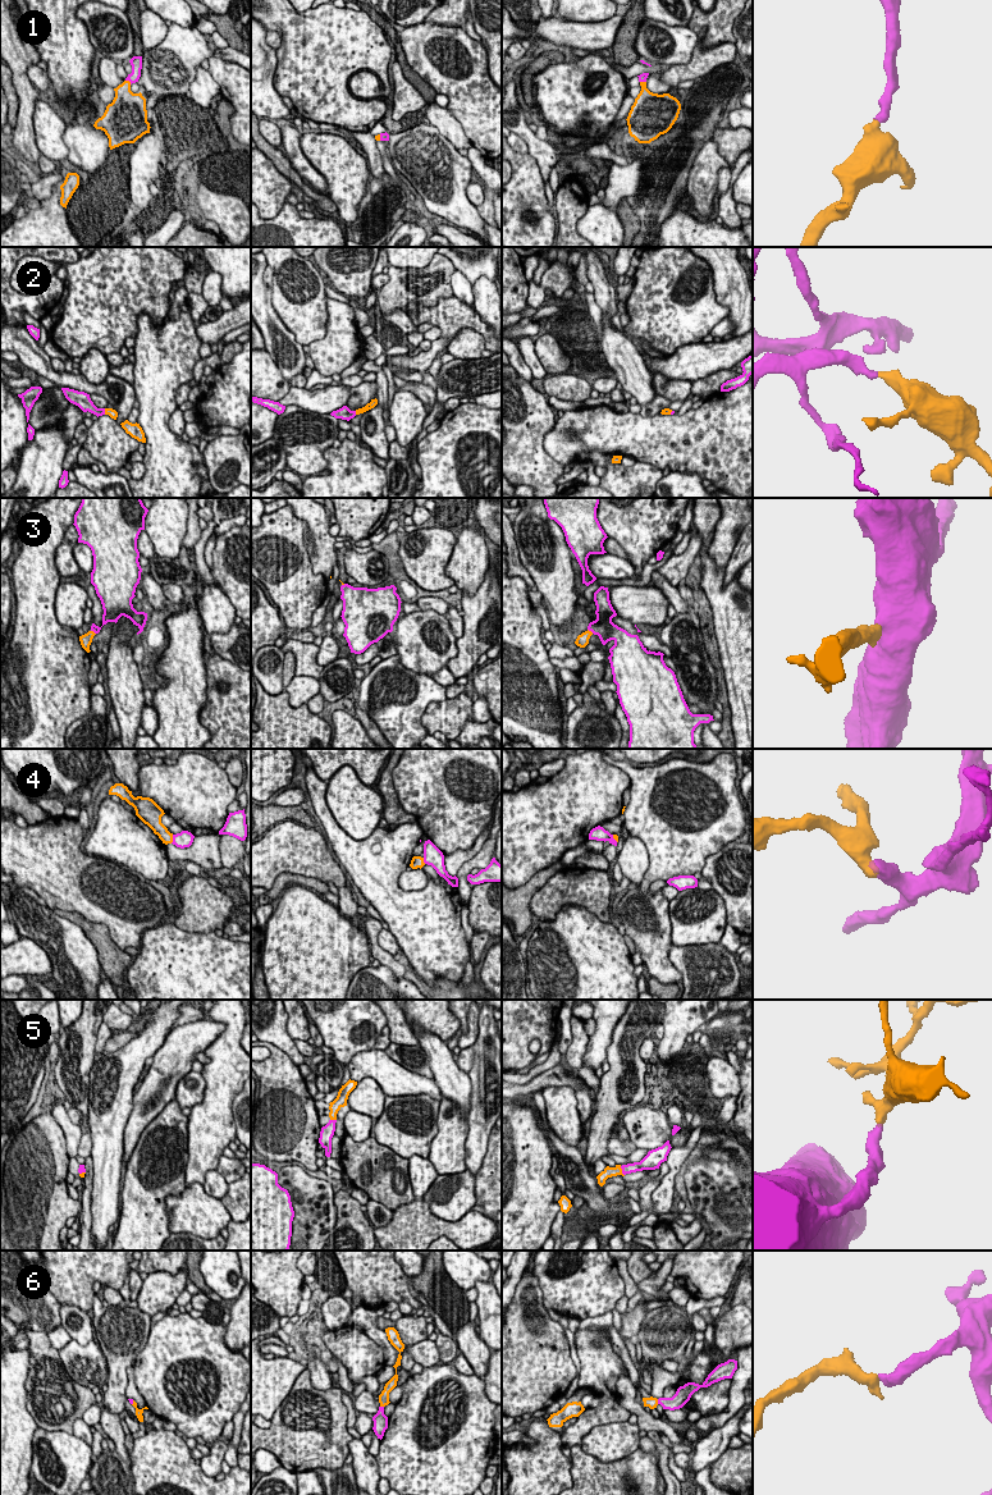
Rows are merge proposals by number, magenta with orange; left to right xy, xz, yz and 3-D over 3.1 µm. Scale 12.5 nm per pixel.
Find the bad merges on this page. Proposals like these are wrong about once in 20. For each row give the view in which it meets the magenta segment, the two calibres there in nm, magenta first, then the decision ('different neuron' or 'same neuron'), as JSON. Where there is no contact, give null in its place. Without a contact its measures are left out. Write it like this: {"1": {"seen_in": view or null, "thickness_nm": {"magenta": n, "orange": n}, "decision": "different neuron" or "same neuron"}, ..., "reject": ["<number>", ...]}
{"1": {"seen_in": "xy", "thickness_nm": {"magenta": 160, "orange": 260}, "decision": "same neuron"}, "2": {"seen_in": "xy", "thickness_nm": {"magenta": 160, "orange": 120}, "decision": "same neuron"}, "3": {"seen_in": "yz", "thickness_nm": {"magenta": 260, "orange": 160}, "decision": "same neuron"}, "4": {"seen_in": "xy", "thickness_nm": {"magenta": 200, "orange": 160}, "decision": "same neuron"}, "5": {"seen_in": "yz", "thickness_nm": {"magenta": 130, "orange": 130}, "decision": "same neuron"}, "6": {"seen_in": "yz", "thickness_nm": {"magenta": 180, "orange": 140}, "decision": "same neuron"}, "reject": []}

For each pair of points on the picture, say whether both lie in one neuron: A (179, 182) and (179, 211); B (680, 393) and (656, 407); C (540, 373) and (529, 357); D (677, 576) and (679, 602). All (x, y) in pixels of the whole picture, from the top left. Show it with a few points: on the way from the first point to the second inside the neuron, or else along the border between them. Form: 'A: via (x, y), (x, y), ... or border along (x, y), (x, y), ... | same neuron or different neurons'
A: border along (182, 196), (178, 200) | different neurons
B: border along (657, 394), (671, 402) | different neurons
C: via (536, 369), (531, 361) | same neuron
D: border along (656, 570), (676, 586) | different neurons

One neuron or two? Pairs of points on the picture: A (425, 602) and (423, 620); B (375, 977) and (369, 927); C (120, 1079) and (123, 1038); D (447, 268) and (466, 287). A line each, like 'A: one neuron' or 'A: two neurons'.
A: two neurons
B: two neurons
C: two neurons
D: two neurons

